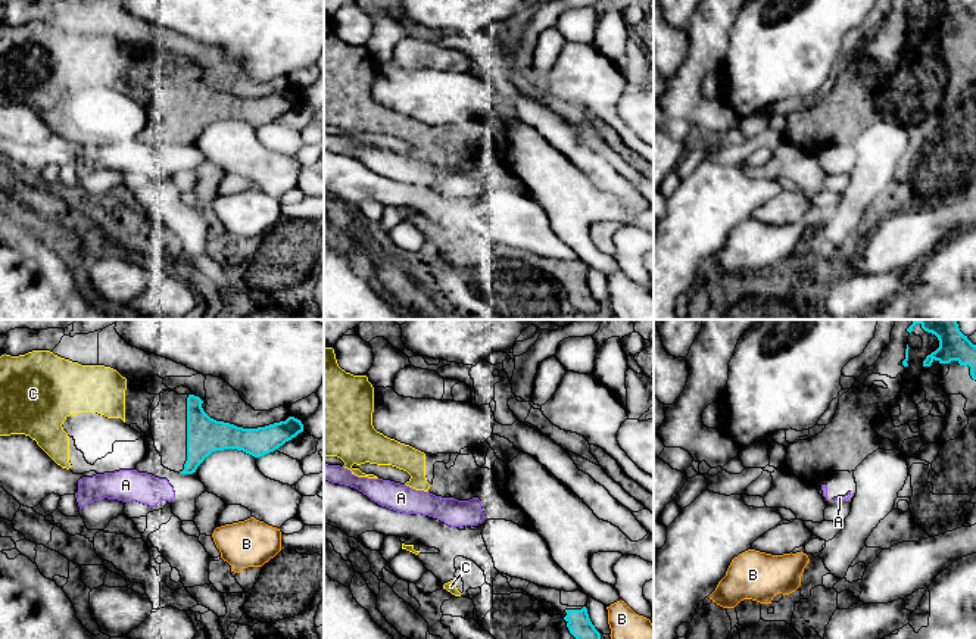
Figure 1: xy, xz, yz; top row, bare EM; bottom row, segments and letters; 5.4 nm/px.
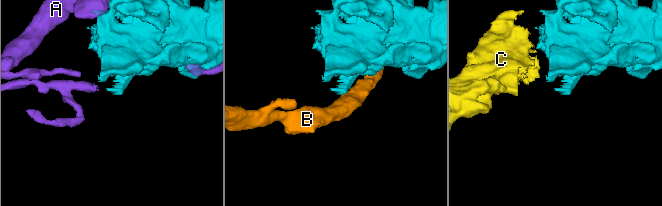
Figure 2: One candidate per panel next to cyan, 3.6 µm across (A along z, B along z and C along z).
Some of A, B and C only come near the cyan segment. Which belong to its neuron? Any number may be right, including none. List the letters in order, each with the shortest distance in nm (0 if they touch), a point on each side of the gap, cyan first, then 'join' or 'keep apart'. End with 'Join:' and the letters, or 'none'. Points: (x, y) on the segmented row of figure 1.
A: 80 nm | xy (180, 473), (168, 482) | keep apart
B: 60 nm | xz (599, 635), (610, 635) | keep apart
C: 340 nm | xy (187, 398), (125, 389) | join
Join: C

